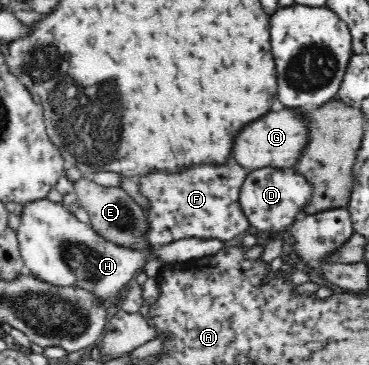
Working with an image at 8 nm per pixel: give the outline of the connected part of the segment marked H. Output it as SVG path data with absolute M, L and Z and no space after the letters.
M47 198L27 203L17 237L26 273L42 284L91 293L95 308L107 308L112 302L116 303L128 282L143 268L141 254L102 240L90 224L76 219L67 205Z

